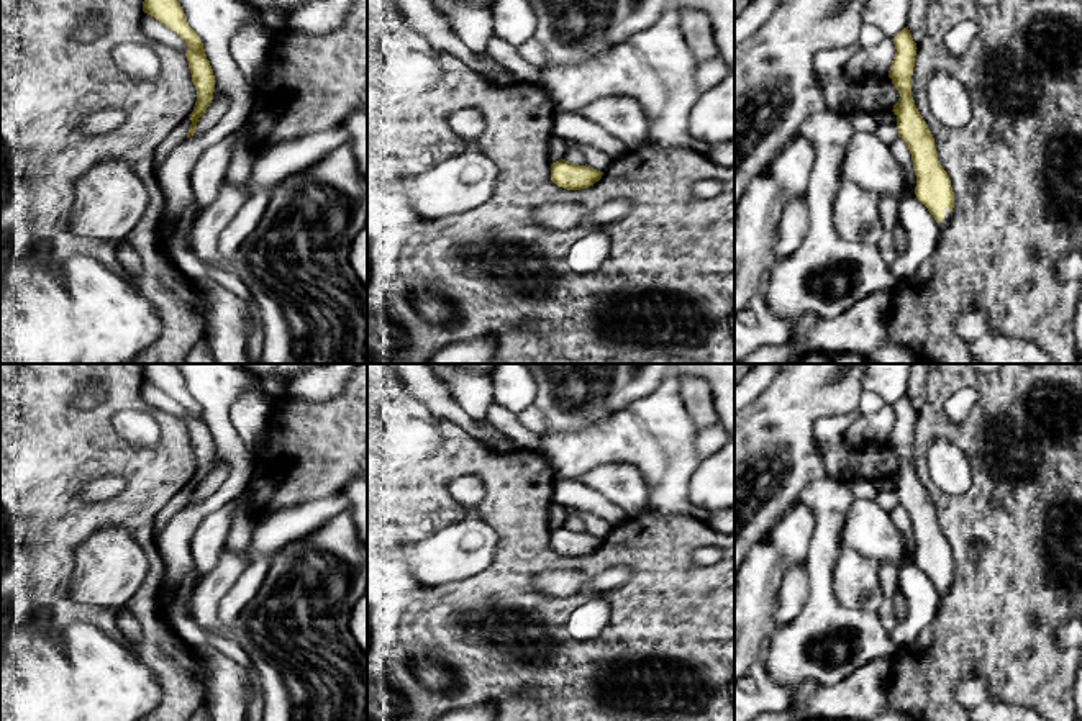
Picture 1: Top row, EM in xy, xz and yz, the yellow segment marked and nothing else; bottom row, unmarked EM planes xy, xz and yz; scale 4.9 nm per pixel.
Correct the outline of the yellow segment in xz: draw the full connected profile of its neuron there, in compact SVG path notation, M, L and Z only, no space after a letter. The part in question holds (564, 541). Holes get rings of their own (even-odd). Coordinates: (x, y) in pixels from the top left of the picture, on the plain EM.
M559 526L551 531L551 547L567 557L580 557L593 552L602 546L603 539L590 534Z

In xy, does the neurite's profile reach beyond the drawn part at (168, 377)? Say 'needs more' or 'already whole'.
already whole

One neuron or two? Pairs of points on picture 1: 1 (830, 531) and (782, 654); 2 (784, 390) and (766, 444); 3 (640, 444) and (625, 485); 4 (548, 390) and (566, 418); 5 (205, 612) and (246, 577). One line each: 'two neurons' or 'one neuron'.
1: one neuron
2: one neuron
3: two neurons
4: one neuron
5: two neurons

